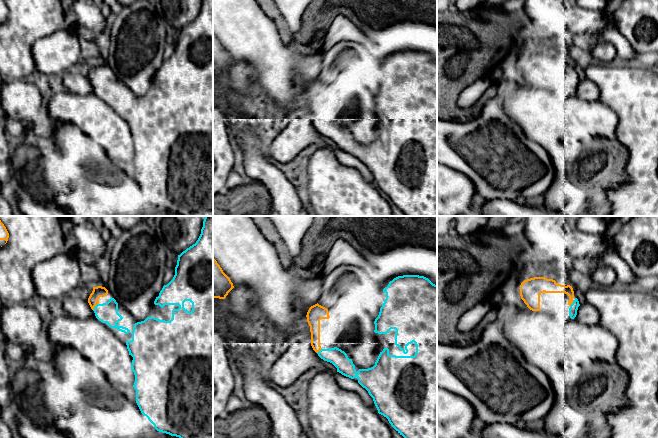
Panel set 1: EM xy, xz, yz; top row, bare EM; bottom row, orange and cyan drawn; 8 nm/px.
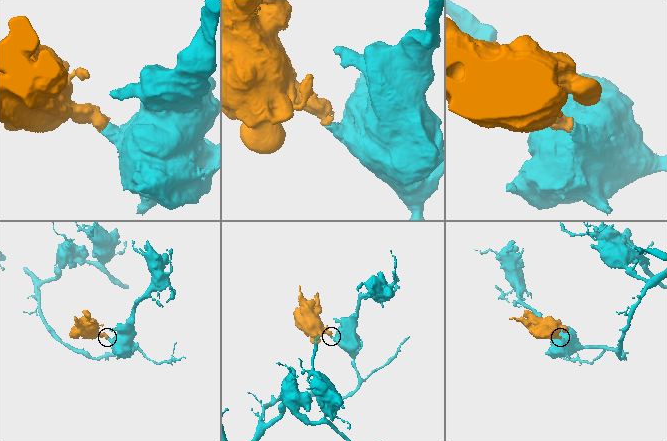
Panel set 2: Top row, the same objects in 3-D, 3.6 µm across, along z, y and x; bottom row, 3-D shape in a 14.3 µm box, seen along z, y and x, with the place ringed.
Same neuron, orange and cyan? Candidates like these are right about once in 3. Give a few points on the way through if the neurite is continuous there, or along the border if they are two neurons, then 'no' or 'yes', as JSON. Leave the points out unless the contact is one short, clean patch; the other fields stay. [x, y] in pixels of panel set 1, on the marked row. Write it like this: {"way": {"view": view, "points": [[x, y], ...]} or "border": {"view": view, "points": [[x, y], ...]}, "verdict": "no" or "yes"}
{"verdict": "yes"}

